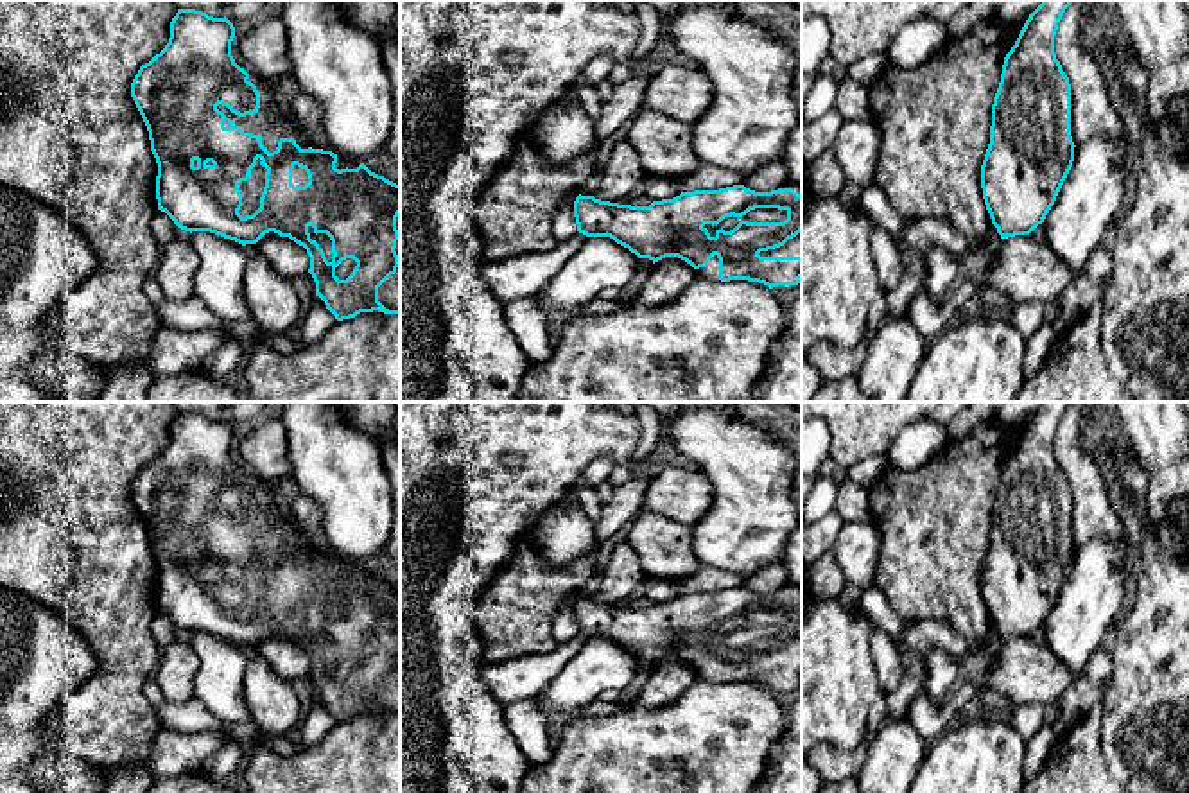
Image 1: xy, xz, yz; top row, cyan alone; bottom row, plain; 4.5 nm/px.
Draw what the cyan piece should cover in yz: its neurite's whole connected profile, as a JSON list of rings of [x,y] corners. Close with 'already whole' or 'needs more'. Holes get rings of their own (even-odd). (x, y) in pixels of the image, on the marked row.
[[[1042,0],[1004,57],[981,165],[983,199],[1001,239],[1029,235],[1044,222],[1074,161],[1071,84],[1054,54],[1058,23],[1072,2]]] | already whole

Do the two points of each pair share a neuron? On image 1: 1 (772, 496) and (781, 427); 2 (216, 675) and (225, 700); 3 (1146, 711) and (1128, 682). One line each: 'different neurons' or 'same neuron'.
1: different neurons
2: same neuron
3: same neuron

